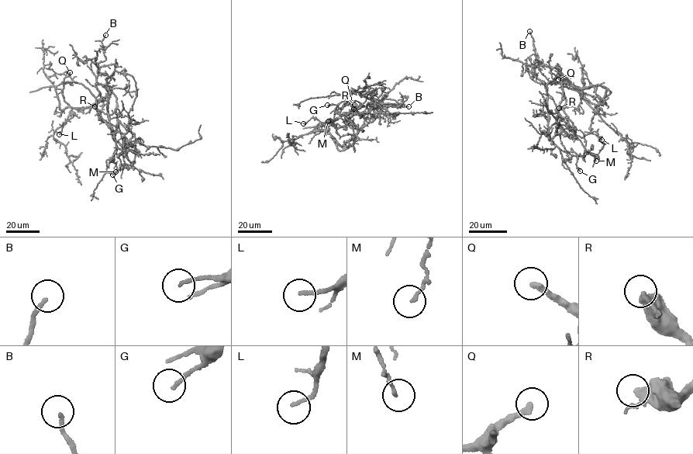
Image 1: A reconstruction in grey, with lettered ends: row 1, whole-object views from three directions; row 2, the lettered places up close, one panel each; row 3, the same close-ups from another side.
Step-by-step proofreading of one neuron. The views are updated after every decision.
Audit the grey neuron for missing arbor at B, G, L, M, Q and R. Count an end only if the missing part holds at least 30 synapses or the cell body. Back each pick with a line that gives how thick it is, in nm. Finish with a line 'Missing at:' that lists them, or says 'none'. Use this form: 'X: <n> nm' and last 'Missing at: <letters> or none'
L: 150 nm
Q: 280 nm
Missing at: L, Q

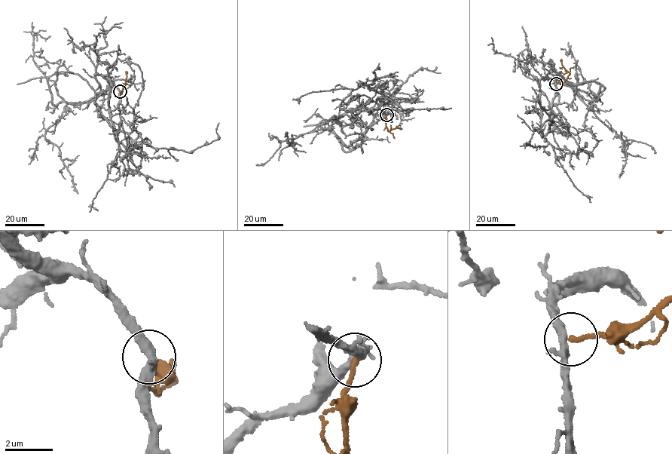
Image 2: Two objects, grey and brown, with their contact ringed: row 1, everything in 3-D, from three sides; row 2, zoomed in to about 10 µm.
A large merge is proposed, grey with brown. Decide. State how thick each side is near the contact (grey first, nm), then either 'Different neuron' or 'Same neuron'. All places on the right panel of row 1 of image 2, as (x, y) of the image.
Thickness 340 nm (grey) against 200 nm. Same neuron

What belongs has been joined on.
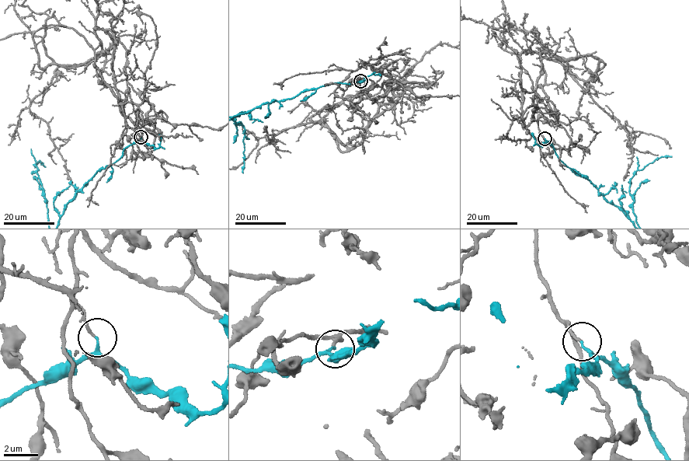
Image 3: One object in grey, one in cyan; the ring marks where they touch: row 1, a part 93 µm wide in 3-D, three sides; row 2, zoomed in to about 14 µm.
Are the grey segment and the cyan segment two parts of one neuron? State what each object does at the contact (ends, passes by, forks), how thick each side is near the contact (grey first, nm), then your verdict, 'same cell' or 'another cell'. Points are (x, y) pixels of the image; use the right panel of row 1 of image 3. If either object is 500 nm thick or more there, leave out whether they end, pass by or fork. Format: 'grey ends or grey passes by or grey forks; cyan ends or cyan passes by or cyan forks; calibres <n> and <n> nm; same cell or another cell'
grey ends; cyan passes by; calibres 120 and 110 nm; another cell

